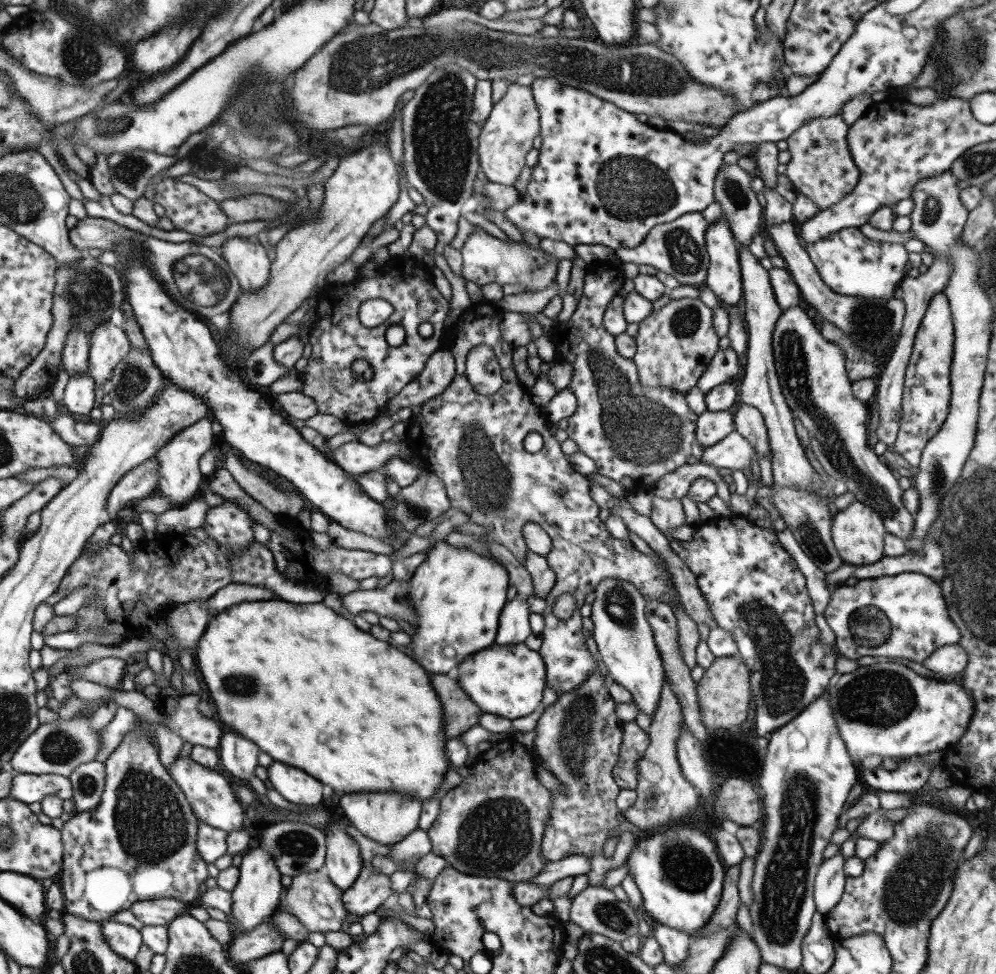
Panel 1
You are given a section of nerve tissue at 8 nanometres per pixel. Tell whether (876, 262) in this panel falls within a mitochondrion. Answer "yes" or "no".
no

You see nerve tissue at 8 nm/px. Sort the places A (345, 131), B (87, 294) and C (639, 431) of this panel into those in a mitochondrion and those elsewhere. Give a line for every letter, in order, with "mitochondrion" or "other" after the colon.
A: other
B: mitochondrion
C: mitochondrion

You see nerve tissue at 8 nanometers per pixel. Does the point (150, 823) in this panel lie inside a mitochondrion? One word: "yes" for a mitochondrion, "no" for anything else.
yes

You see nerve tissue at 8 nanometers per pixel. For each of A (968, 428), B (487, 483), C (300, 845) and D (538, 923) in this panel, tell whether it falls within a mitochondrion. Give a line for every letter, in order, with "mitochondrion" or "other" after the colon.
A: other
B: mitochondrion
C: mitochondrion
D: other

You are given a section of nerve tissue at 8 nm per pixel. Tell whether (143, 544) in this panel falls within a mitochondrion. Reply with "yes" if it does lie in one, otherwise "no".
no

